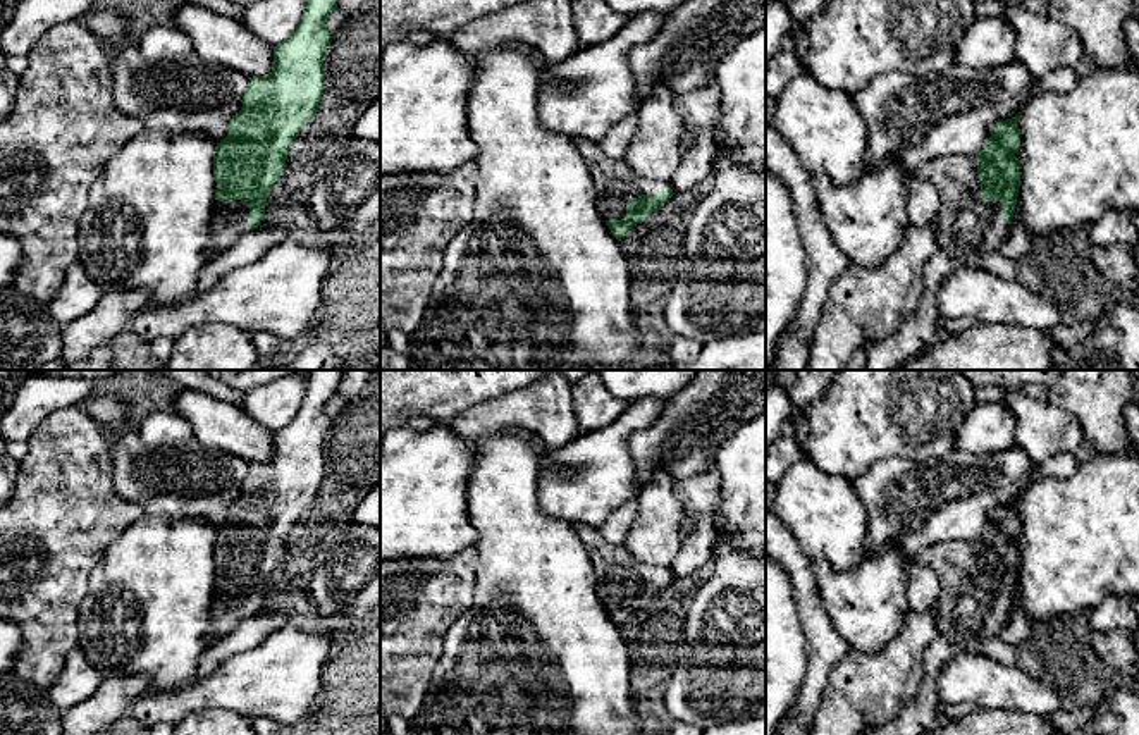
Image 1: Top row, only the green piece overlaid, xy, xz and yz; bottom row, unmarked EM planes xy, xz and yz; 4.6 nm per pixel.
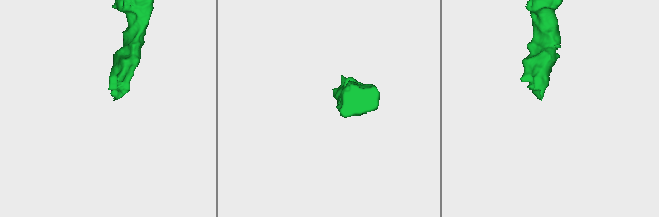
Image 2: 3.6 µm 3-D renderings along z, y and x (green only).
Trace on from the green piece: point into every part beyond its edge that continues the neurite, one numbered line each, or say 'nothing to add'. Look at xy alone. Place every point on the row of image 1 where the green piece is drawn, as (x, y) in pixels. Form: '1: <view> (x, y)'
1: xy (231, 217)

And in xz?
1: xz (615, 181)

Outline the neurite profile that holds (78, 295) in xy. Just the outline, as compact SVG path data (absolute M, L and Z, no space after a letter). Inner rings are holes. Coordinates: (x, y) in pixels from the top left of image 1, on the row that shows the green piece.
M76 260L65 270L60 289L48 303L48 313L60 325L67 325L89 313L103 293L105 291L89 277L83 263Z

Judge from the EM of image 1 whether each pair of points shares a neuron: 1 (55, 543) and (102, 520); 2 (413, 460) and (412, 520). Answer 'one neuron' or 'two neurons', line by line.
1: one neuron
2: one neuron

